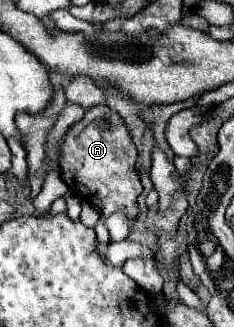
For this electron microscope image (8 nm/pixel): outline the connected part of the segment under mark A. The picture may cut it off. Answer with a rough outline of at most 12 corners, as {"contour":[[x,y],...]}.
{"contour":[[107,105],[59,145],[69,187],[137,217],[137,149]]}

